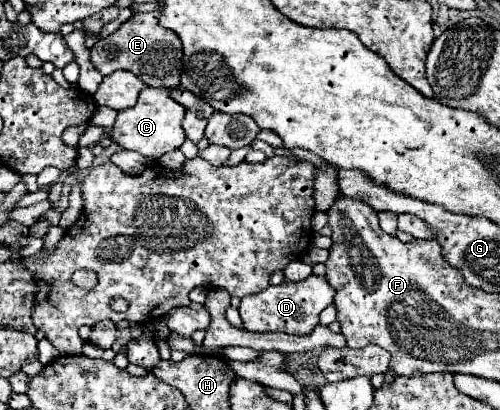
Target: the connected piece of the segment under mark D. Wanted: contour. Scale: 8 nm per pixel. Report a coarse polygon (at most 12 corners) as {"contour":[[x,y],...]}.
{"contour":[[324,276],[244,296],[250,332],[310,334],[334,300]]}

